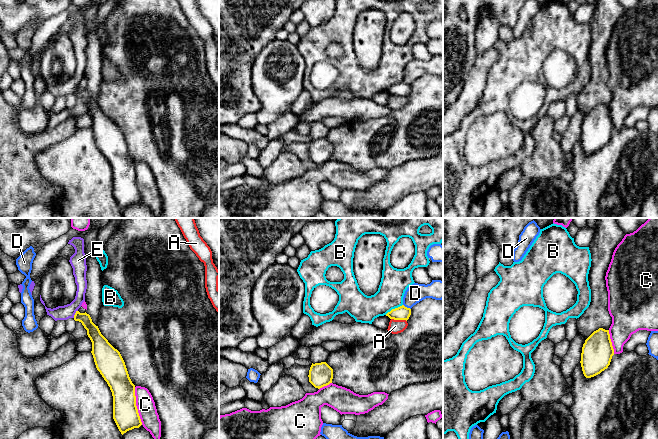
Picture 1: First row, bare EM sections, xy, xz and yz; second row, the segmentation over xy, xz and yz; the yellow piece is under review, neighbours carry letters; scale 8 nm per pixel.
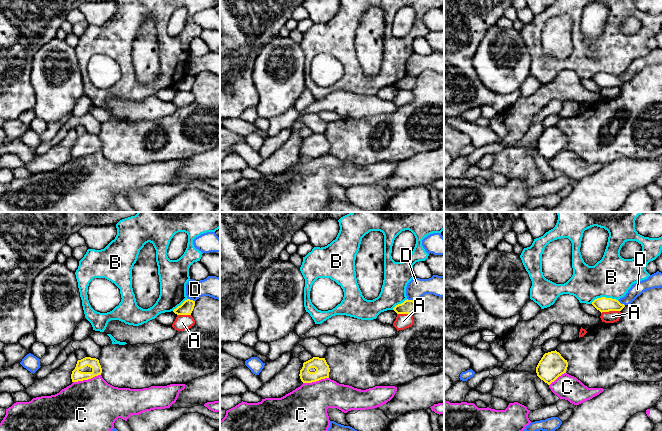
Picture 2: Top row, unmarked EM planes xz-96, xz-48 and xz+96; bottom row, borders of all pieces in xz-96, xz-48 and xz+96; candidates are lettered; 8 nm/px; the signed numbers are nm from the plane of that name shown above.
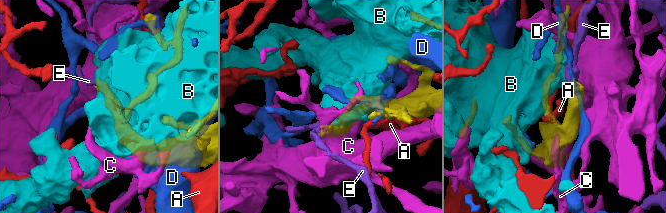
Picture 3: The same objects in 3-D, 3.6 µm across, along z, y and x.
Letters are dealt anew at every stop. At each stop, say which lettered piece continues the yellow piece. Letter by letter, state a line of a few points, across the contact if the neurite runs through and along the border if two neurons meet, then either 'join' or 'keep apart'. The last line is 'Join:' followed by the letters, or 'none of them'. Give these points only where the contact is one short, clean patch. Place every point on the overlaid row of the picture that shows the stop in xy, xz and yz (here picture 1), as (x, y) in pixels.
A: keep apart
B: keep apart
C: keep apart
D: keep apart
E: line xy (77, 310), (73, 317); keep apart
Join: none of them

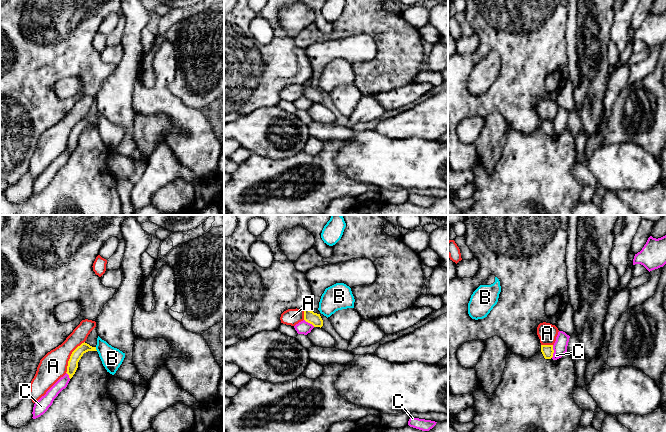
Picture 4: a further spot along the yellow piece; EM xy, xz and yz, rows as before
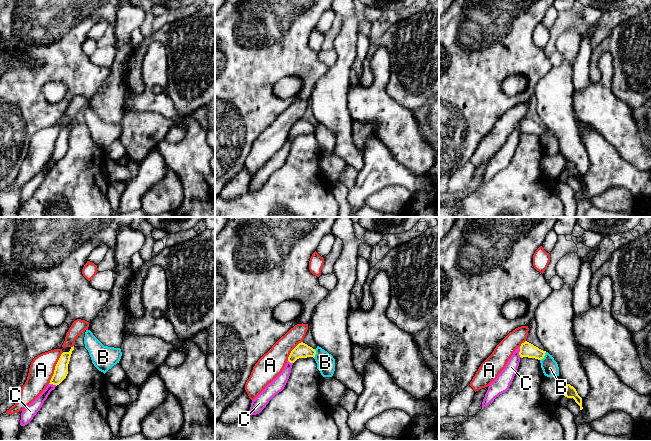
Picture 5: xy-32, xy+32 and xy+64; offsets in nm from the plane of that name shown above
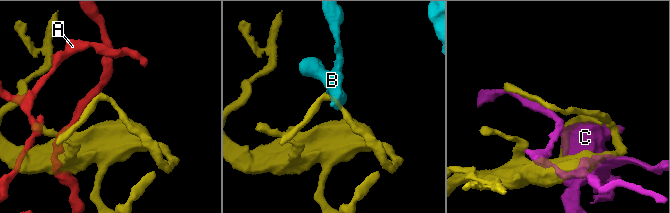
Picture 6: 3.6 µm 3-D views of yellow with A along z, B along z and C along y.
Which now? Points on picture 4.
A: keep apart
B: line xy (95, 347), (97, 350); keep apart
C: keep apart
Join: none of them

